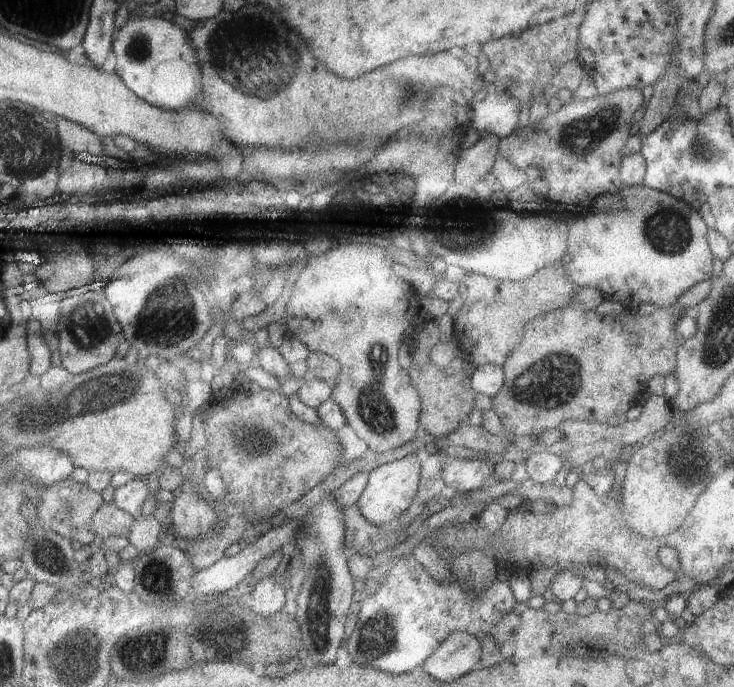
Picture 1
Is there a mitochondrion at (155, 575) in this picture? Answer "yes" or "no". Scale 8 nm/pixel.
yes

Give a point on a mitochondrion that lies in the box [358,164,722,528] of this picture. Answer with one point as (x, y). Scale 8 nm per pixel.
(560, 368)

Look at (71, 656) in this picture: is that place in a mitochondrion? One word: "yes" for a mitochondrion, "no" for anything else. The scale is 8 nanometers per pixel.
yes

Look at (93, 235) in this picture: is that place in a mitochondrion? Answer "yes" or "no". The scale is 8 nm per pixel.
no

